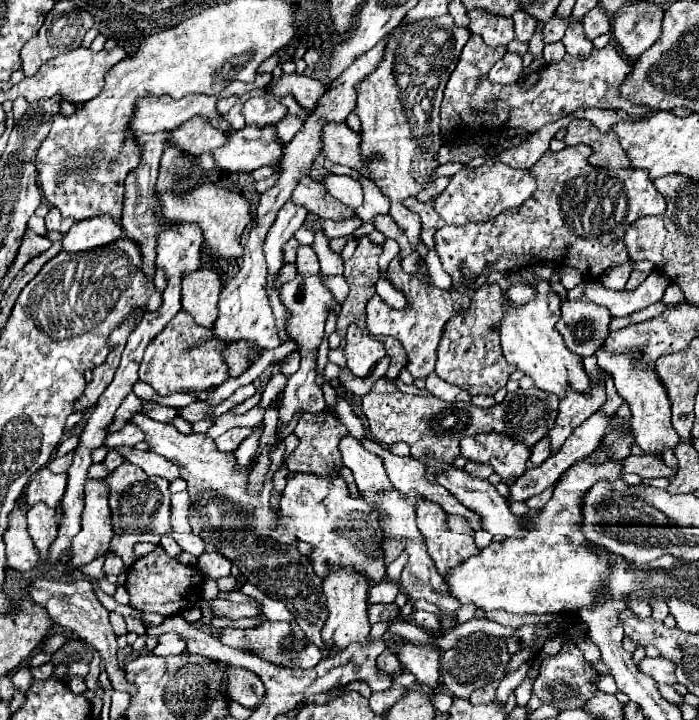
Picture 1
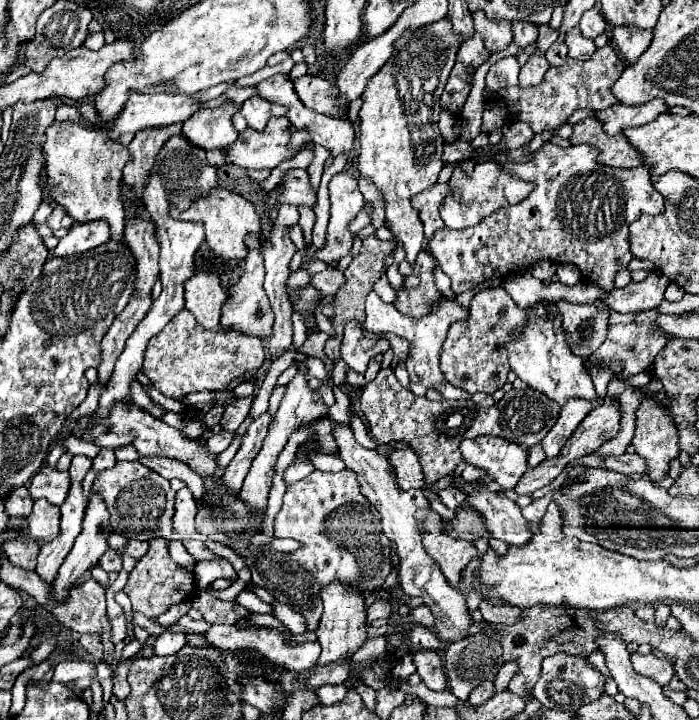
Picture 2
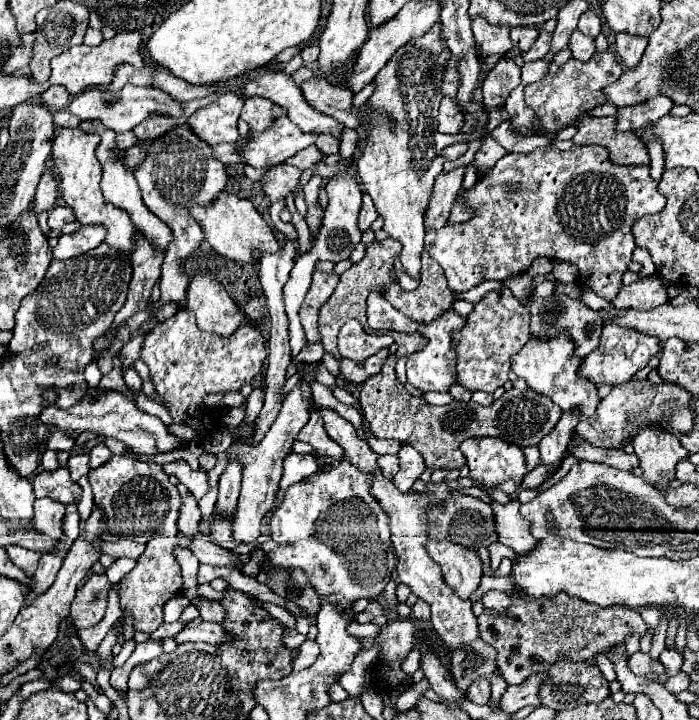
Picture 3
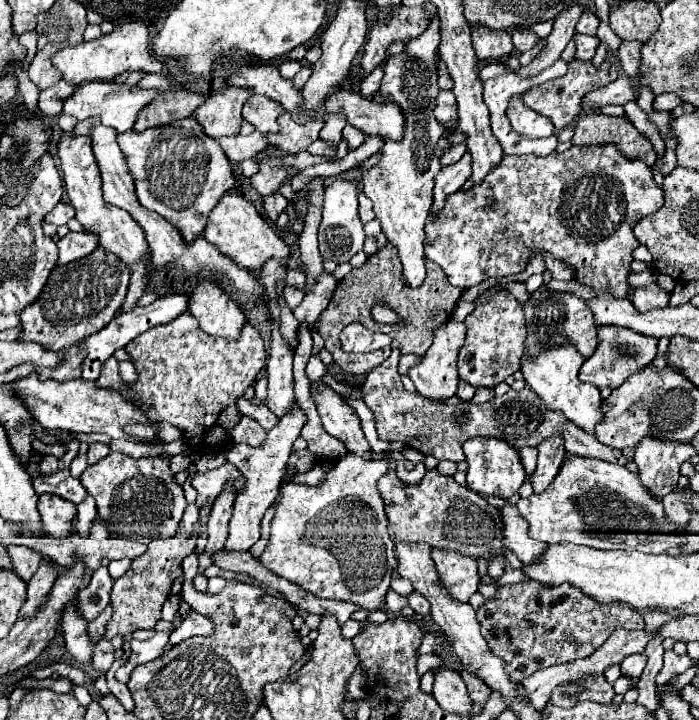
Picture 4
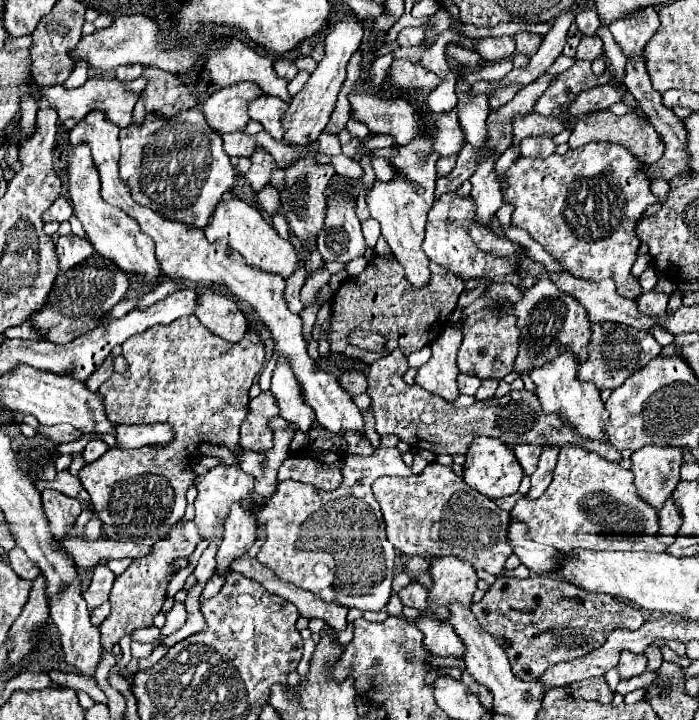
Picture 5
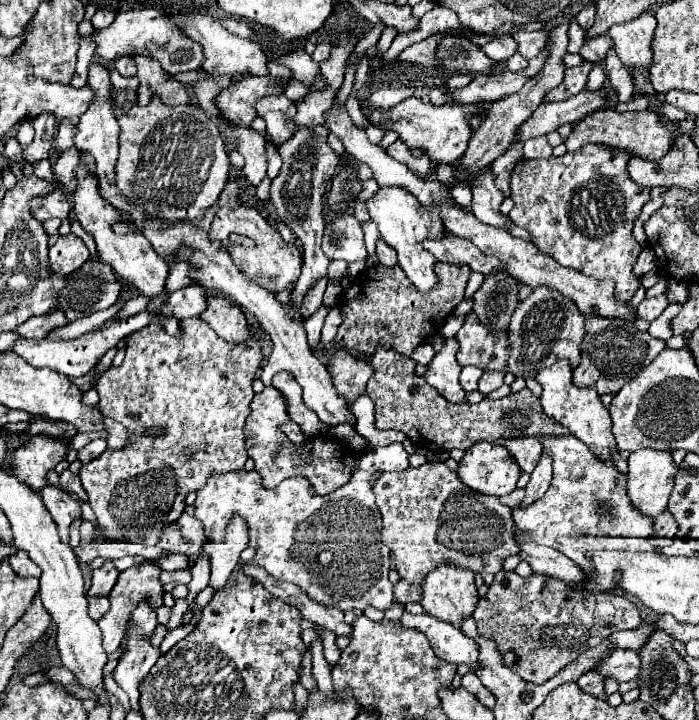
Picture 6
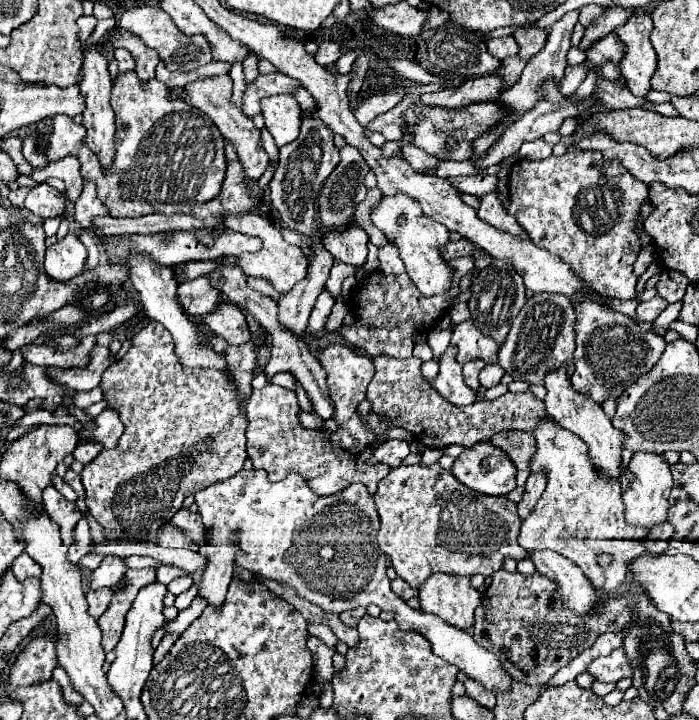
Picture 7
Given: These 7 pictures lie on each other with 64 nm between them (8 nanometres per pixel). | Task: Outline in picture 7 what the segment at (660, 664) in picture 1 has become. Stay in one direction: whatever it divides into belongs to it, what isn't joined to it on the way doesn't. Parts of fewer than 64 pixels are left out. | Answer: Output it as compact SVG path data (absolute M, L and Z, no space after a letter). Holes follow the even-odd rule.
M618 648L608 656L594 658L586 672L600 682L618 682L620 678L632 676L632 668L624 656L624 648Z

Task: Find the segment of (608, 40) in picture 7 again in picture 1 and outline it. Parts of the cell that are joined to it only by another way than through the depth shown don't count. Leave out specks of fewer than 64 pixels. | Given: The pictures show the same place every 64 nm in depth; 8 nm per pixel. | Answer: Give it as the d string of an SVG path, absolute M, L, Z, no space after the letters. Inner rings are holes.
M574 22L574 24L568 24L566 28L566 34L562 38L562 44L566 46L566 52L570 56L576 56L576 58L584 58L584 56L590 56L592 52L592 42L584 36L584 30L582 30L582 24L580 22Z

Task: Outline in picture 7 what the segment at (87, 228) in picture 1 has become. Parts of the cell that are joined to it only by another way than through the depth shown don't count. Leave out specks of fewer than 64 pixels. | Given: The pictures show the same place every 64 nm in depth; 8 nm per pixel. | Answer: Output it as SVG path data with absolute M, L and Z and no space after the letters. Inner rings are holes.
M68 234L62 242L52 244L46 250L44 268L50 278L58 282L68 282L78 276L86 262L86 248L76 234Z

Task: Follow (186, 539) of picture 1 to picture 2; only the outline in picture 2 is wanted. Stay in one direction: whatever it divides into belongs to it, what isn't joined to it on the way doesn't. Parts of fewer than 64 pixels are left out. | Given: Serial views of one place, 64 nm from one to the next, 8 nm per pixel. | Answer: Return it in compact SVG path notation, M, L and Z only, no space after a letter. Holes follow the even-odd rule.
M184 540L184 546L186 546L186 550L188 550L192 556L196 556L198 562L200 562L200 560L214 560L214 558L218 558L218 554L212 552L202 540Z

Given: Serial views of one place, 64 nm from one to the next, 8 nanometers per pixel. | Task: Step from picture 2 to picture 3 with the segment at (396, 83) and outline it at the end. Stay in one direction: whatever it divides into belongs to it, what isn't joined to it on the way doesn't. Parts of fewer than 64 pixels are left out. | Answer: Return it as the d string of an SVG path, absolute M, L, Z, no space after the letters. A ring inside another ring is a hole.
M436 22L424 36L414 38L396 50L396 54L388 60L388 64L374 78L376 90L368 100L368 108L374 110L372 124L366 134L366 144L364 144L362 156L358 158L360 184L366 188L366 192L374 200L376 212L384 220L382 230L386 230L390 238L394 238L402 244L400 262L404 266L404 272L414 280L420 280L420 258L422 258L422 250L424 250L424 232L426 232L424 212L428 208L434 180L442 172L442 164L444 164L442 150L450 144L472 140L470 134L464 134L464 132L458 132L458 134L438 132L436 116L438 116L438 106L442 100L440 82L442 82L442 70L444 70L444 64L448 58L450 58L450 54L446 52L442 38L440 38L440 22ZM386 116L394 118L394 122L396 122L394 128L390 128L390 124L386 122Z

